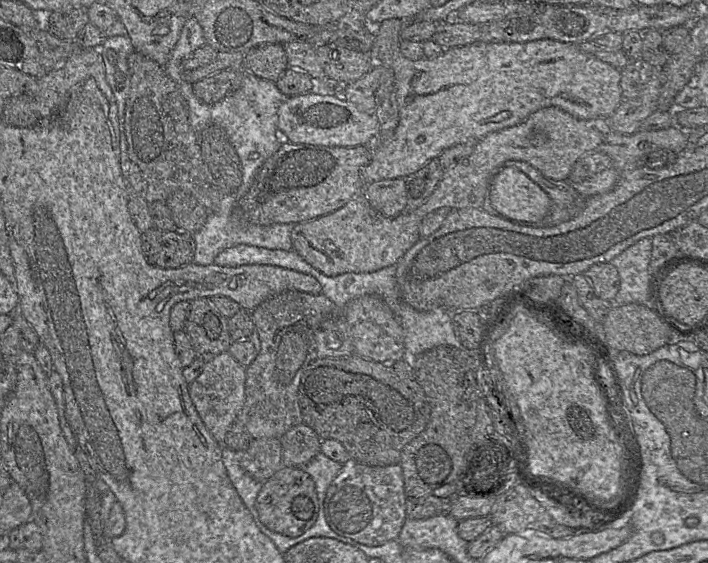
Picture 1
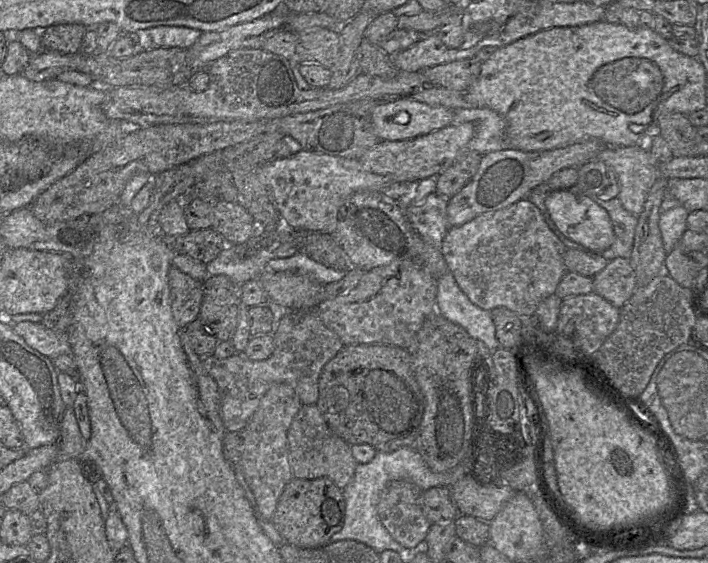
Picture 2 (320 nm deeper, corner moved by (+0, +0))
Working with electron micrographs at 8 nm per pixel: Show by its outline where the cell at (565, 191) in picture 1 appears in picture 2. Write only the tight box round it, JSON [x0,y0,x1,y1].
[592,197,637,262]

